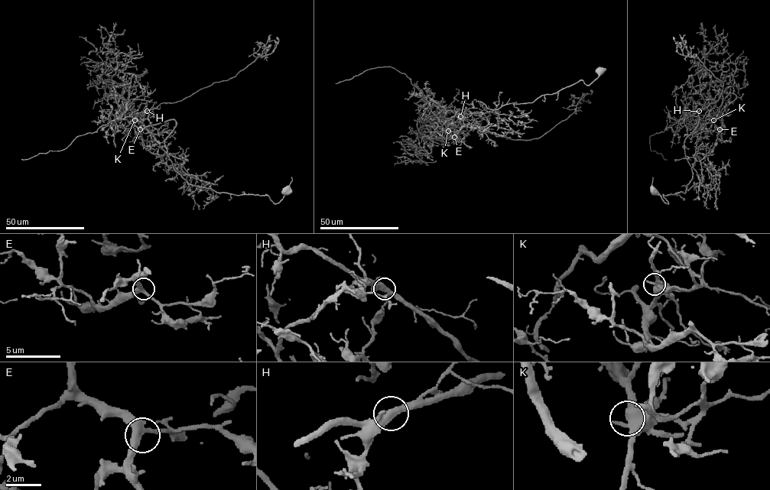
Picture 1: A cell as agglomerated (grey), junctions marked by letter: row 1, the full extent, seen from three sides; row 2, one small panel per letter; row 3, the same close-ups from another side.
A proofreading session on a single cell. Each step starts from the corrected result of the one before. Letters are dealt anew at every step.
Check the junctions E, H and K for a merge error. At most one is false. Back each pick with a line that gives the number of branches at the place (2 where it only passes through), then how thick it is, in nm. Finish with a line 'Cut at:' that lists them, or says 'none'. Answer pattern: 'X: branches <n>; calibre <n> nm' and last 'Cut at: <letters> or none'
H: branches 3; calibre 400 nm
Cut at: H

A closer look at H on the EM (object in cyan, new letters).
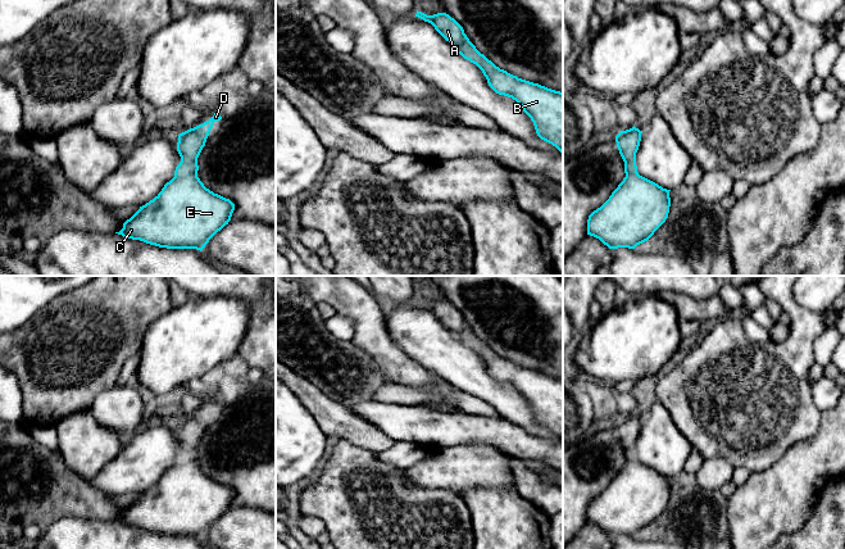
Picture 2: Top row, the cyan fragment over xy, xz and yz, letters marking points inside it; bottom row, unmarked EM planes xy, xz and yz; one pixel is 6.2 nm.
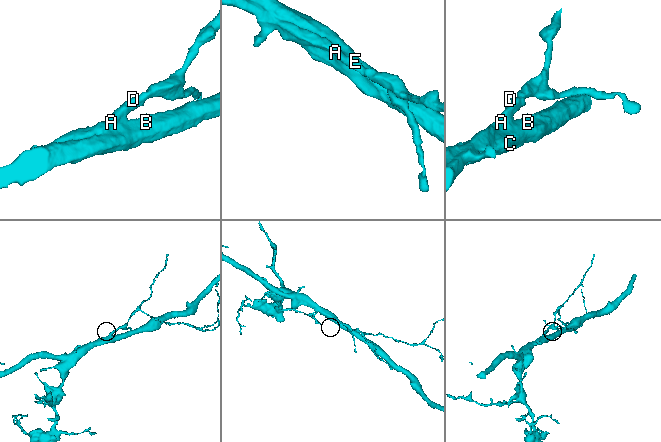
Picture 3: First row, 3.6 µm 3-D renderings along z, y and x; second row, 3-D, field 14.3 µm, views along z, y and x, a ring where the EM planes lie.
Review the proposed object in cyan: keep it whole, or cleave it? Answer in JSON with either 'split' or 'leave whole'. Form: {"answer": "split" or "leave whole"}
{"answer": "split"}

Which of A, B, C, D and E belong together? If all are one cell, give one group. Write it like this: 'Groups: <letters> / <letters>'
Groups: A D / B C E

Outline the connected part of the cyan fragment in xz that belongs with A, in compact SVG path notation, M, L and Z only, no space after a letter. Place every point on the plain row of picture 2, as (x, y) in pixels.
M417 298L415 304L423 307L424 309L431 310L435 317L446 327L451 331L451 335L455 340L460 341L456 336L455 336L455 331L460 331L463 328L468 328L473 335L476 335L469 326L467 325L467 322L464 321L463 314L454 307L451 305L449 301L446 300L437 300L433 303L427 303L422 299Z

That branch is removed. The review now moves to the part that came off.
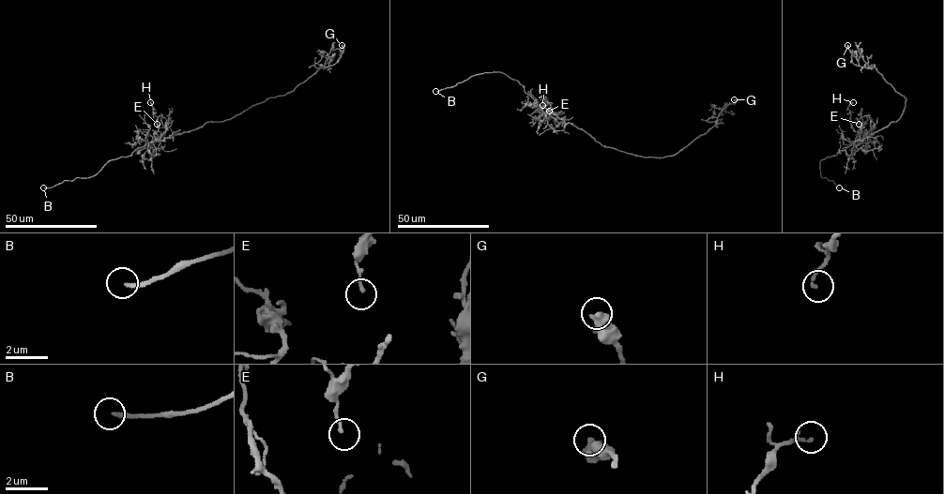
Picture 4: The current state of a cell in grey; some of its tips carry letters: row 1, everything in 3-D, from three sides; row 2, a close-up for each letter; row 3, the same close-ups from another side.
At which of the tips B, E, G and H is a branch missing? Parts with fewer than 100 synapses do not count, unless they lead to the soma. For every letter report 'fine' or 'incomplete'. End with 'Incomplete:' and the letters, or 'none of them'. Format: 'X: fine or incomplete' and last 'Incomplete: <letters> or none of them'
B: incomplete
E: fine
G: fine
H: fine
Incomplete: B

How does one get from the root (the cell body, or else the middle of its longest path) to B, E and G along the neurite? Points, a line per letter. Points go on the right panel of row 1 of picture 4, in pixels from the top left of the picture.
B: (886, 127), (820, 161), (821, 176), (832, 180), (839, 187)
E: (886, 127), (861, 140), (874, 123), (864, 115), (860, 119), (859, 124)
G: (886, 127), (900, 117), (905, 97), (874, 67), (855, 65), (847, 45)

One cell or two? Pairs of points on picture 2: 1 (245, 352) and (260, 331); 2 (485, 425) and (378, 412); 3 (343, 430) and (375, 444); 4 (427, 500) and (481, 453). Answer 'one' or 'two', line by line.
1: one
2: one
3: one
4: two

